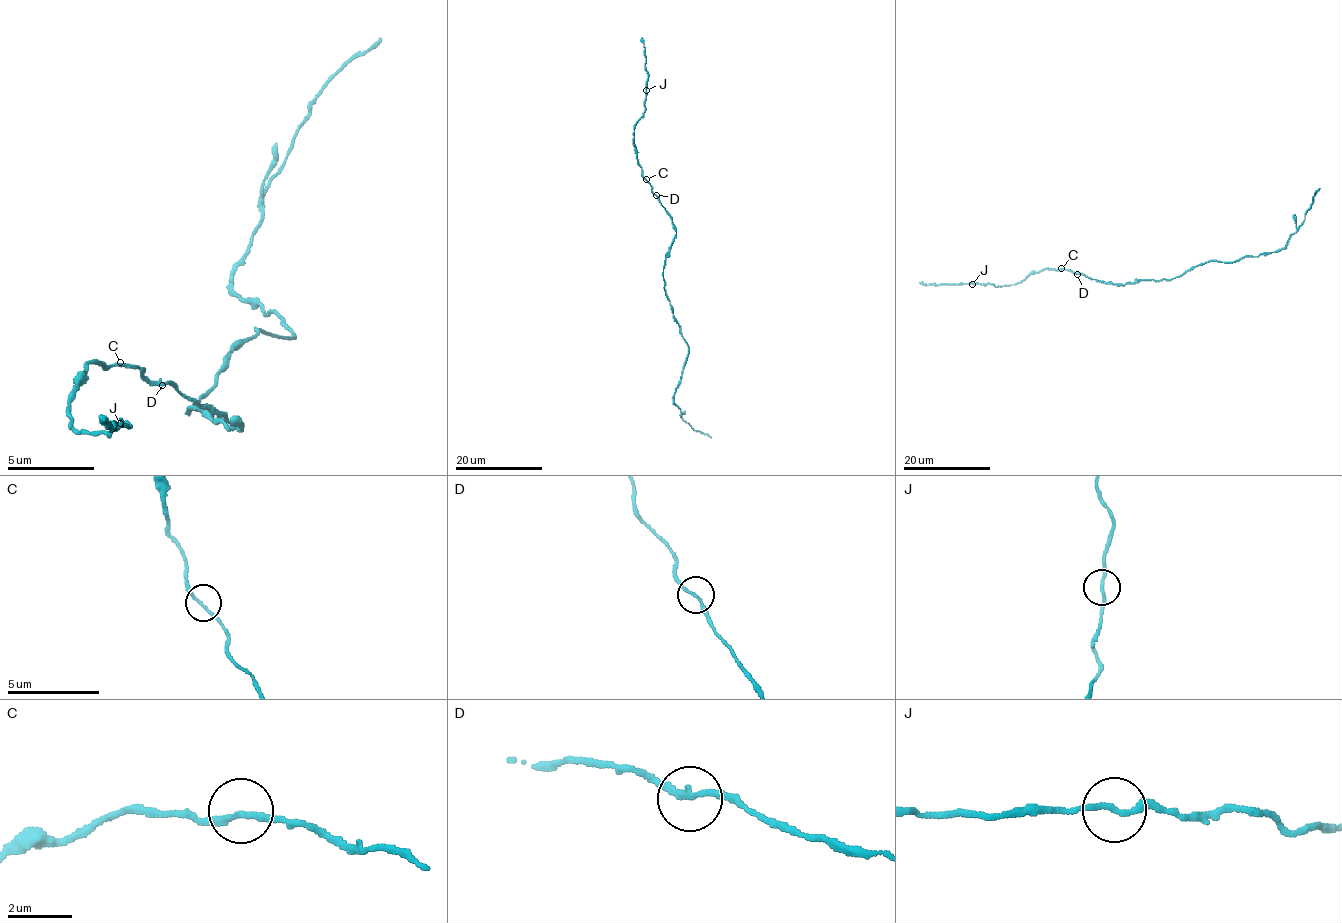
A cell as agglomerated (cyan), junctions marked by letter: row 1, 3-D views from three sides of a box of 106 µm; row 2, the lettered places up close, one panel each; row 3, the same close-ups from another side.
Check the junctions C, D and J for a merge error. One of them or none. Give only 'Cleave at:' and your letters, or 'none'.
Cleave at: none

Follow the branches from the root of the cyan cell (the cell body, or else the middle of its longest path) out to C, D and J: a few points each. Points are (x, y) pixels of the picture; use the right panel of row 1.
C: (1137, 280), (1125, 285), (1107, 284), (1061, 268)
D: (1137, 280), (1116, 285), (1077, 274)
J: (1137, 280), (1107, 284), (1072, 271), (1045, 268), (1013, 285), (972, 284)

